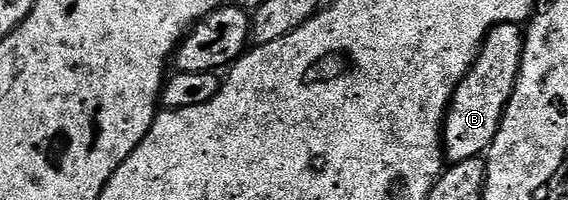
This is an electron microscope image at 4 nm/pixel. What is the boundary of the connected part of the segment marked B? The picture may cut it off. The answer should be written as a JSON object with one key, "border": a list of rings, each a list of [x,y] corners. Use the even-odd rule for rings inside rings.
{"border":[[[494,25],[483,40],[479,58],[465,79],[461,79],[447,106],[447,119],[443,122],[443,147],[448,162],[464,161],[486,154],[487,148],[493,143],[505,107],[513,95],[523,58],[524,36],[524,30],[519,25]]]}

